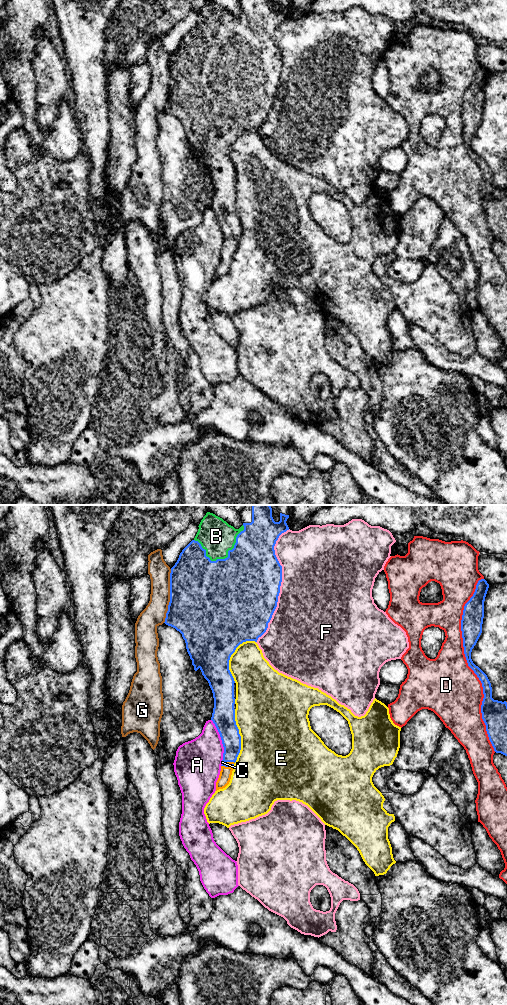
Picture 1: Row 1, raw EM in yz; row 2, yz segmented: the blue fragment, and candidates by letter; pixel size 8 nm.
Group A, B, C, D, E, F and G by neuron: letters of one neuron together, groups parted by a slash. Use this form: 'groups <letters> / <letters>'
groups A / B C / D / E / F / G

